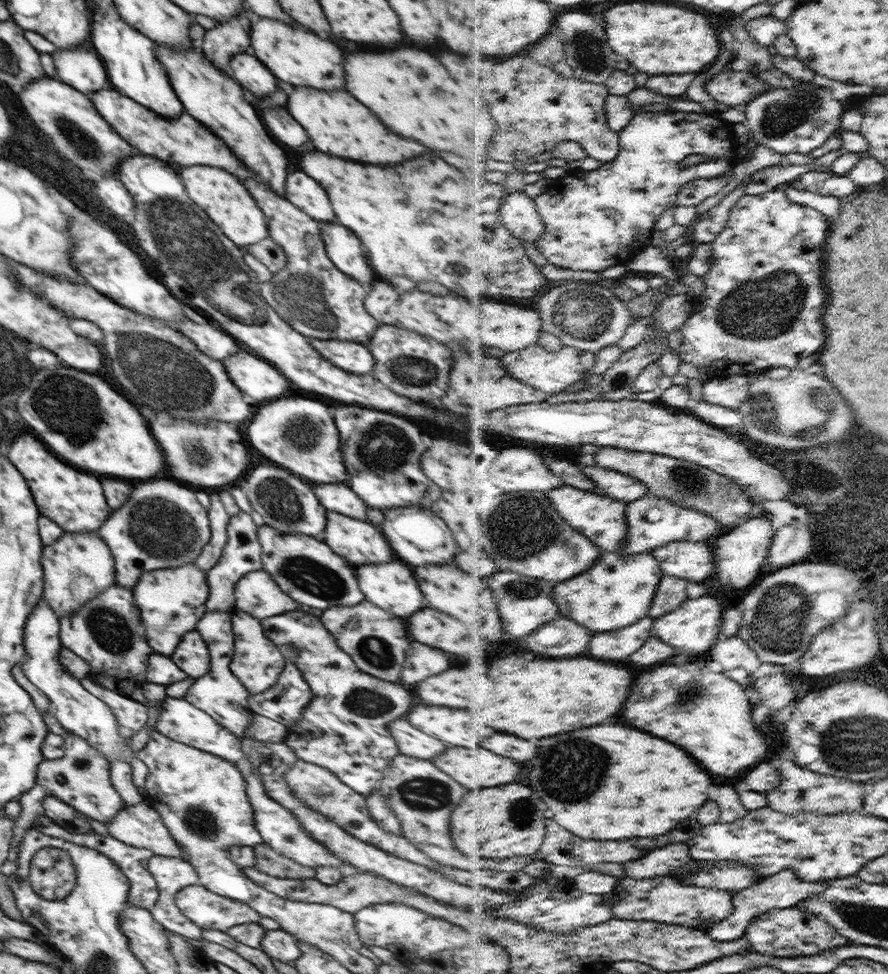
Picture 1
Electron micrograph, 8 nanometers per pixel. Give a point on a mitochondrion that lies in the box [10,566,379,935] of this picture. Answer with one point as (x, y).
(45, 858)

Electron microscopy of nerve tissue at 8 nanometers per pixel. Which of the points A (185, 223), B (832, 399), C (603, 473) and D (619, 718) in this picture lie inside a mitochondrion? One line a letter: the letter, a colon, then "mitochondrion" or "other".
A: mitochondrion
B: mitochondrion
C: other
D: other

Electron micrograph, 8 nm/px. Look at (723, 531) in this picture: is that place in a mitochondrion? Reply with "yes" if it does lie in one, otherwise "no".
no

